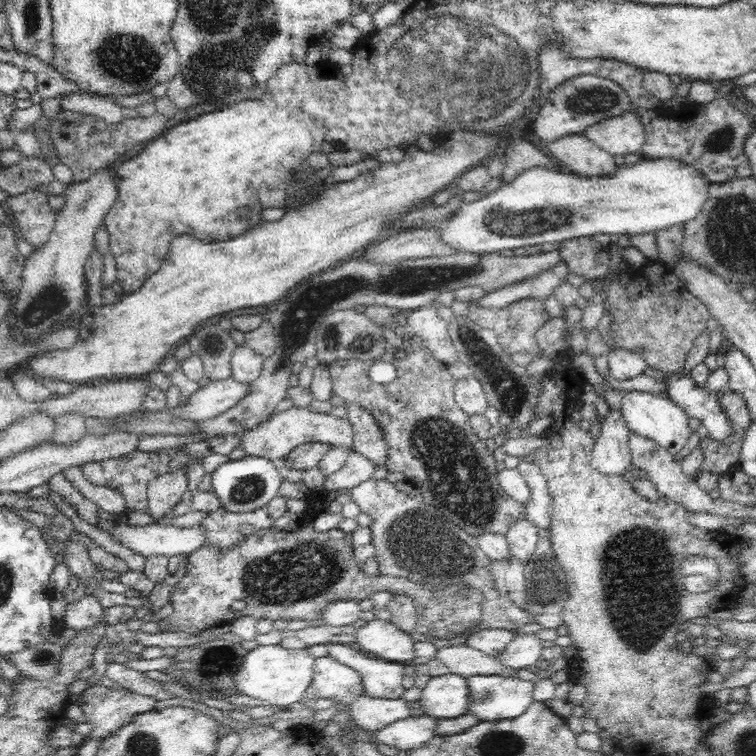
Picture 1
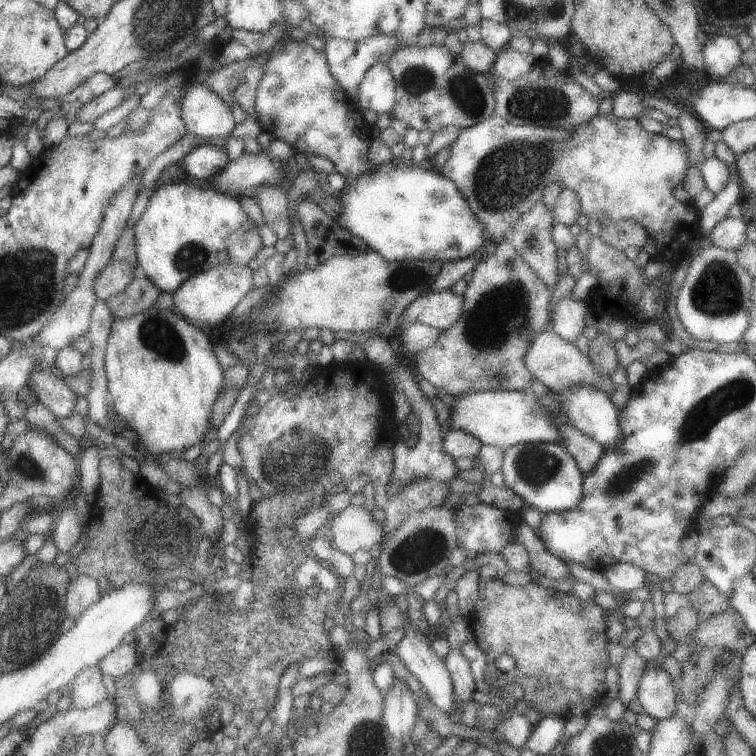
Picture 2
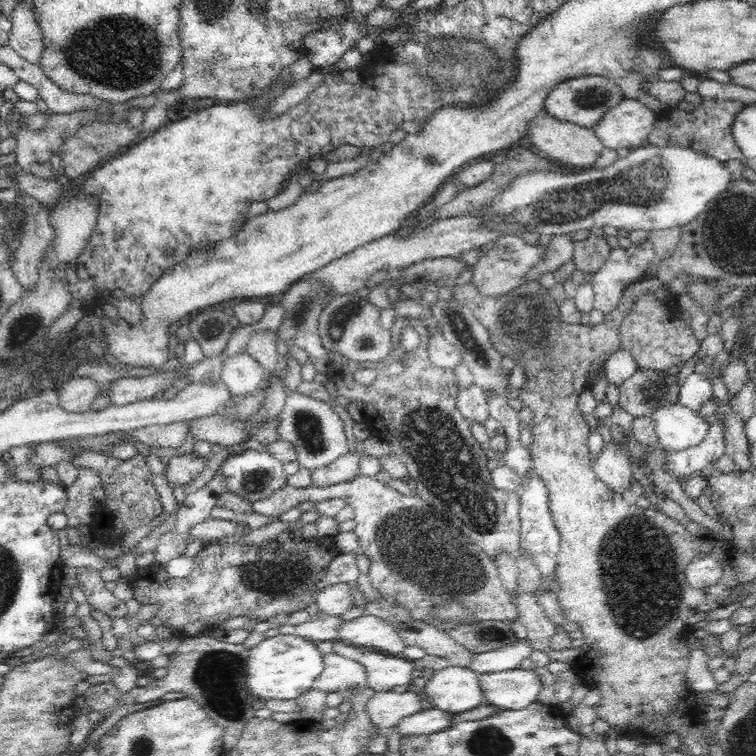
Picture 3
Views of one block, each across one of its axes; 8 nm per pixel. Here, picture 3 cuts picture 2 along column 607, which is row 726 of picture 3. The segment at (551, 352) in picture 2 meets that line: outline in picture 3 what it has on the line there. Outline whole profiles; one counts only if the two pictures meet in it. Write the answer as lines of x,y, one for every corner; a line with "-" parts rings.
390,690
376,692
368,699
365,711
371,723
385,732
392,729
402,718
416,714
422,710
422,695
416,691

